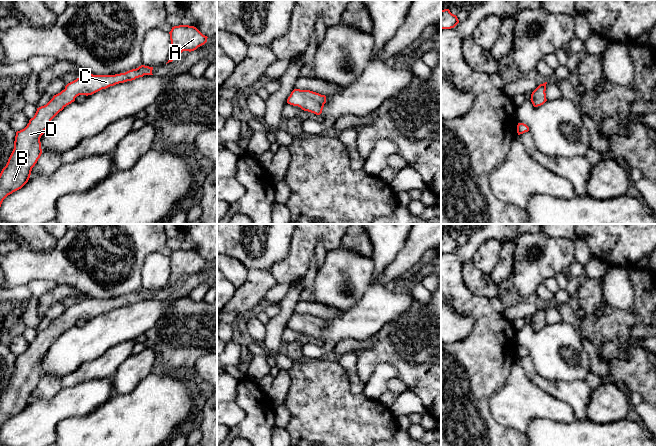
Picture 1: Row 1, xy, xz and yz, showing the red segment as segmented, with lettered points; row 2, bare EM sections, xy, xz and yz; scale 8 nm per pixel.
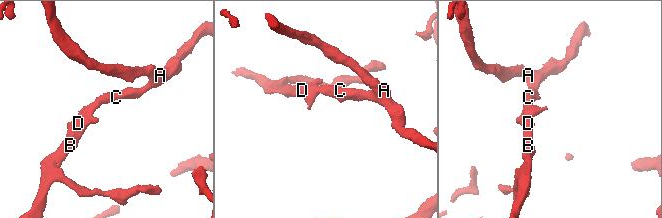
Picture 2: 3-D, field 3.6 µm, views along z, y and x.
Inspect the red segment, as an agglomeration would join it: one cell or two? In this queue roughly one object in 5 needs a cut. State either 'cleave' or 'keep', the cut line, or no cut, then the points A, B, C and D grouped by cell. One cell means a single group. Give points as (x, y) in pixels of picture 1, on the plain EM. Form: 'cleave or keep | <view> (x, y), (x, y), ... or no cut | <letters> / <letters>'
keep | no cut | A B C D

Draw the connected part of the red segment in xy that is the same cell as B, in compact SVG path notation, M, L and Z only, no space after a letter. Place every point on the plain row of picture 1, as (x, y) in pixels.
M141 289L136 293L115 299L81 298L68 307L65 313L53 320L44 330L37 332L27 350L16 356L14 373L0 397L0 431L3 424L21 413L29 404L32 392L42 378L40 362L51 344L79 319L92 319L119 307L153 299L153 291Z

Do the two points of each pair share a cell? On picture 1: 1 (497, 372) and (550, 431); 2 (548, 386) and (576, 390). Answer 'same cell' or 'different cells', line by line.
1: different cells
2: same cell

